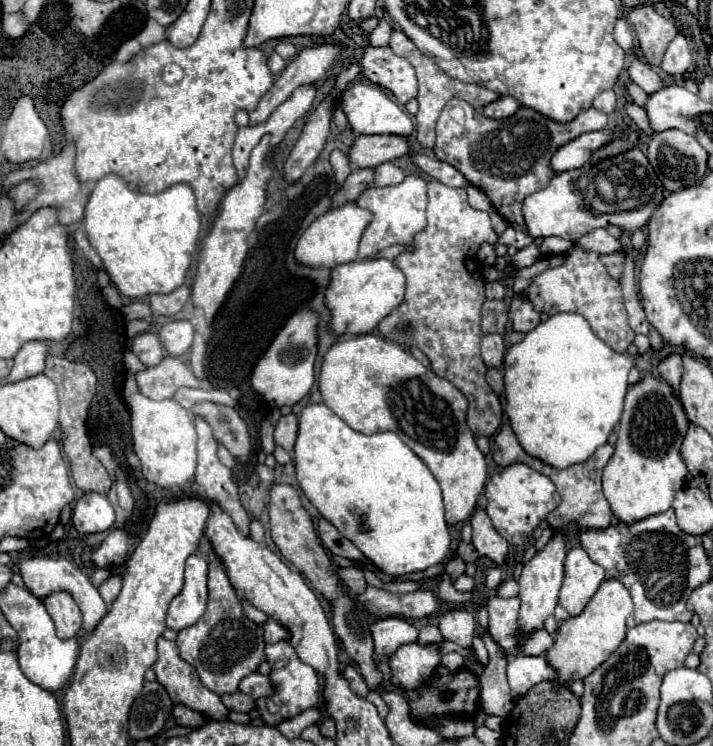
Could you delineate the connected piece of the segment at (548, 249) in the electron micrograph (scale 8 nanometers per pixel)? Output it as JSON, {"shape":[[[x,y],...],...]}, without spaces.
{"shape":[[[547,237],[547,239],[543,241],[543,245],[539,247],[539,251],[541,251],[543,255],[561,255],[561,253],[567,253],[571,247],[573,247],[573,243],[571,243],[569,239],[563,241],[563,239],[559,239],[559,237]]]}

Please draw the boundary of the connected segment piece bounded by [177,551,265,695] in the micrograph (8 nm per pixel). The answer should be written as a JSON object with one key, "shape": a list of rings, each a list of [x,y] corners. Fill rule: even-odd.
{"shape":[[[213,551],[209,555],[209,563],[211,565],[209,565],[207,609],[195,625],[179,631],[177,645],[181,651],[181,659],[185,659],[189,665],[195,667],[201,683],[213,693],[225,695],[225,693],[235,693],[239,681],[245,675],[257,671],[259,663],[265,659],[263,653],[265,641],[263,641],[263,627],[255,625],[243,615],[235,589],[225,573],[225,567]]]}

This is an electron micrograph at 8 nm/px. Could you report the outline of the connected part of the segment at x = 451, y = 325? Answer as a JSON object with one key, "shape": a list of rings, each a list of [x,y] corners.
{"shape":[[[435,179],[429,181],[429,205],[427,205],[427,229],[415,237],[413,251],[403,251],[395,257],[395,267],[399,267],[405,275],[405,299],[391,315],[387,315],[379,323],[379,333],[399,345],[405,347],[417,347],[421,349],[429,361],[435,375],[451,381],[469,401],[467,411],[467,425],[473,431],[475,437],[493,437],[501,425],[501,403],[497,395],[491,391],[491,387],[485,381],[487,367],[479,353],[479,343],[483,337],[481,331],[481,307],[485,303],[485,279],[481,273],[481,263],[477,261],[477,251],[483,243],[497,245],[499,235],[491,227],[489,213],[473,209],[467,203],[467,191],[447,187]]]}

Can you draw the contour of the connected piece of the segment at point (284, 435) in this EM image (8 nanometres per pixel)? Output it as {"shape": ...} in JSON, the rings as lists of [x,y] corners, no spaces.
{"shape":[[[293,413],[279,419],[275,427],[275,445],[281,445],[285,451],[293,451],[297,439],[297,417]]]}

